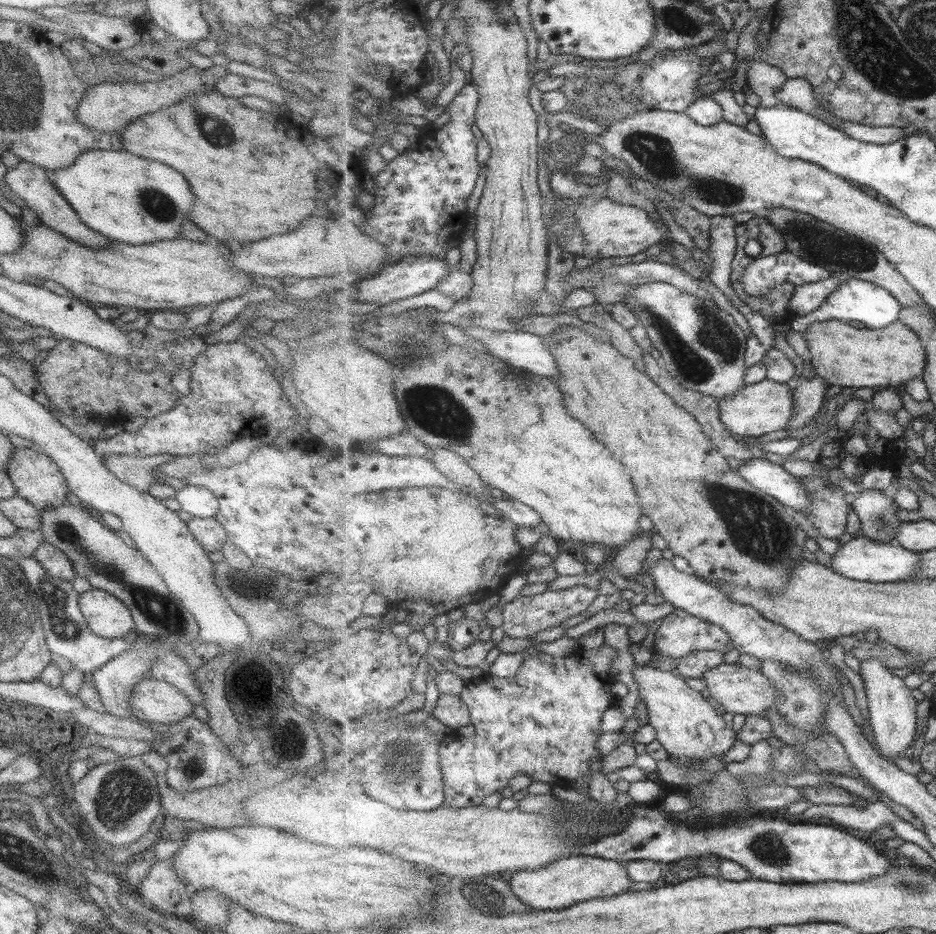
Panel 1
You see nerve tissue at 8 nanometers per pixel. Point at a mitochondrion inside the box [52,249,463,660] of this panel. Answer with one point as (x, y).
(162, 612)

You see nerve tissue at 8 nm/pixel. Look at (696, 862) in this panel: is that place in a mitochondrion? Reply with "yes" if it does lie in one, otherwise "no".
no

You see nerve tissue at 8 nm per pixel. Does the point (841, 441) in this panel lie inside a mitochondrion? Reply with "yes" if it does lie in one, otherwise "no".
no

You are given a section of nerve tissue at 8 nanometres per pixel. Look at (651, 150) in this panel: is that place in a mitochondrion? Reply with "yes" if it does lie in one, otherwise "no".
yes

